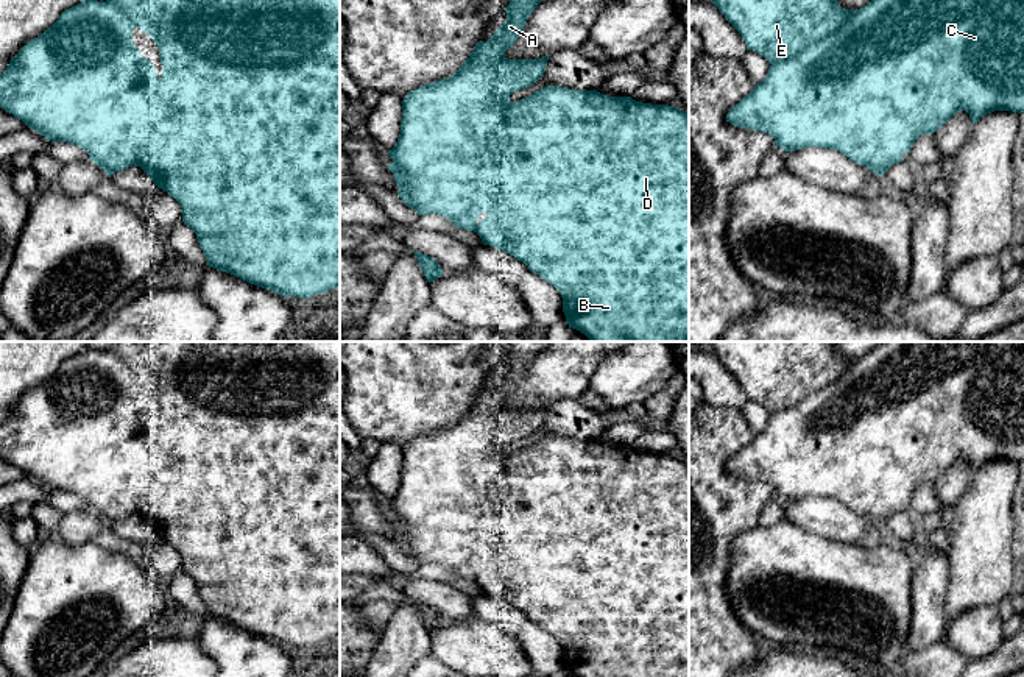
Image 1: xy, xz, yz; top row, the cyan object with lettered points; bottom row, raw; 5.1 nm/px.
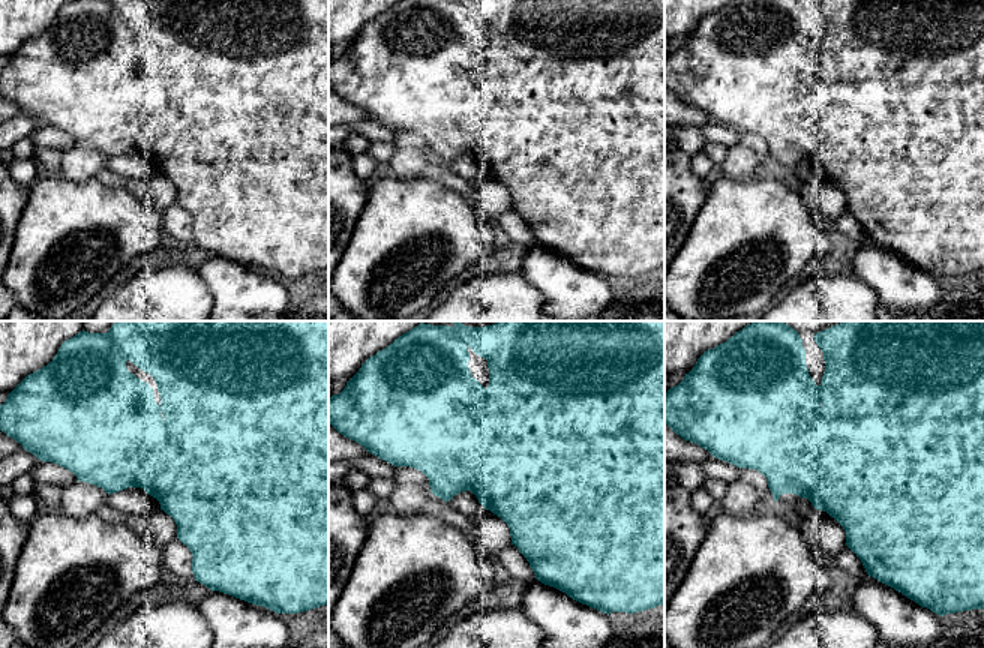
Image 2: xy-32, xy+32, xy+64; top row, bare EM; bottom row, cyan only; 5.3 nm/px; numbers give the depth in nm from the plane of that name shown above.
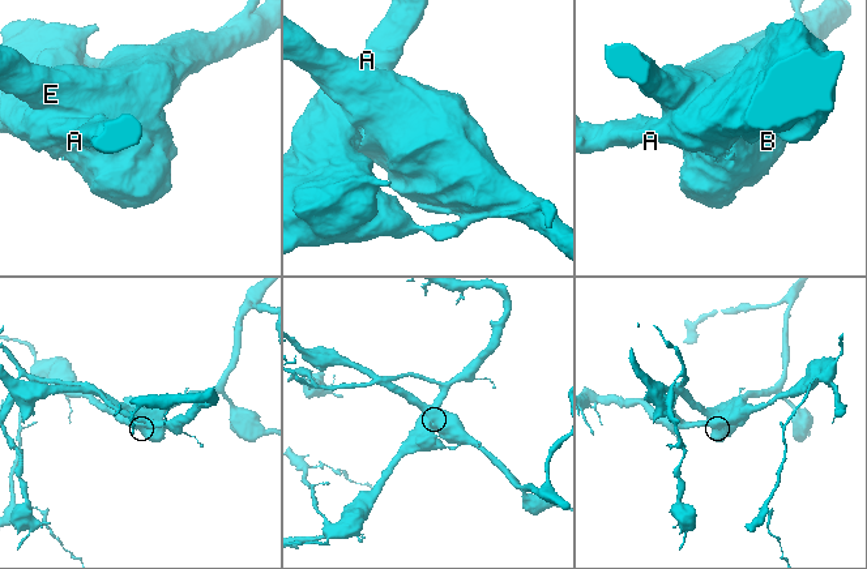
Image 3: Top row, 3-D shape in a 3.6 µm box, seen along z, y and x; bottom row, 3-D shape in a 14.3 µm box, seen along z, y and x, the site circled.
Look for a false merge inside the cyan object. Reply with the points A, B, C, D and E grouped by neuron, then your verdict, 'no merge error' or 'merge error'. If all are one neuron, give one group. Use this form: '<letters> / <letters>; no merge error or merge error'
A C / B D E; merge error

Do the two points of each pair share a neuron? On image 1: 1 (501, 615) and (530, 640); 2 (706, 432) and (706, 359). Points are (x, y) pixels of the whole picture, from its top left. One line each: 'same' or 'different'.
1: same
2: different

